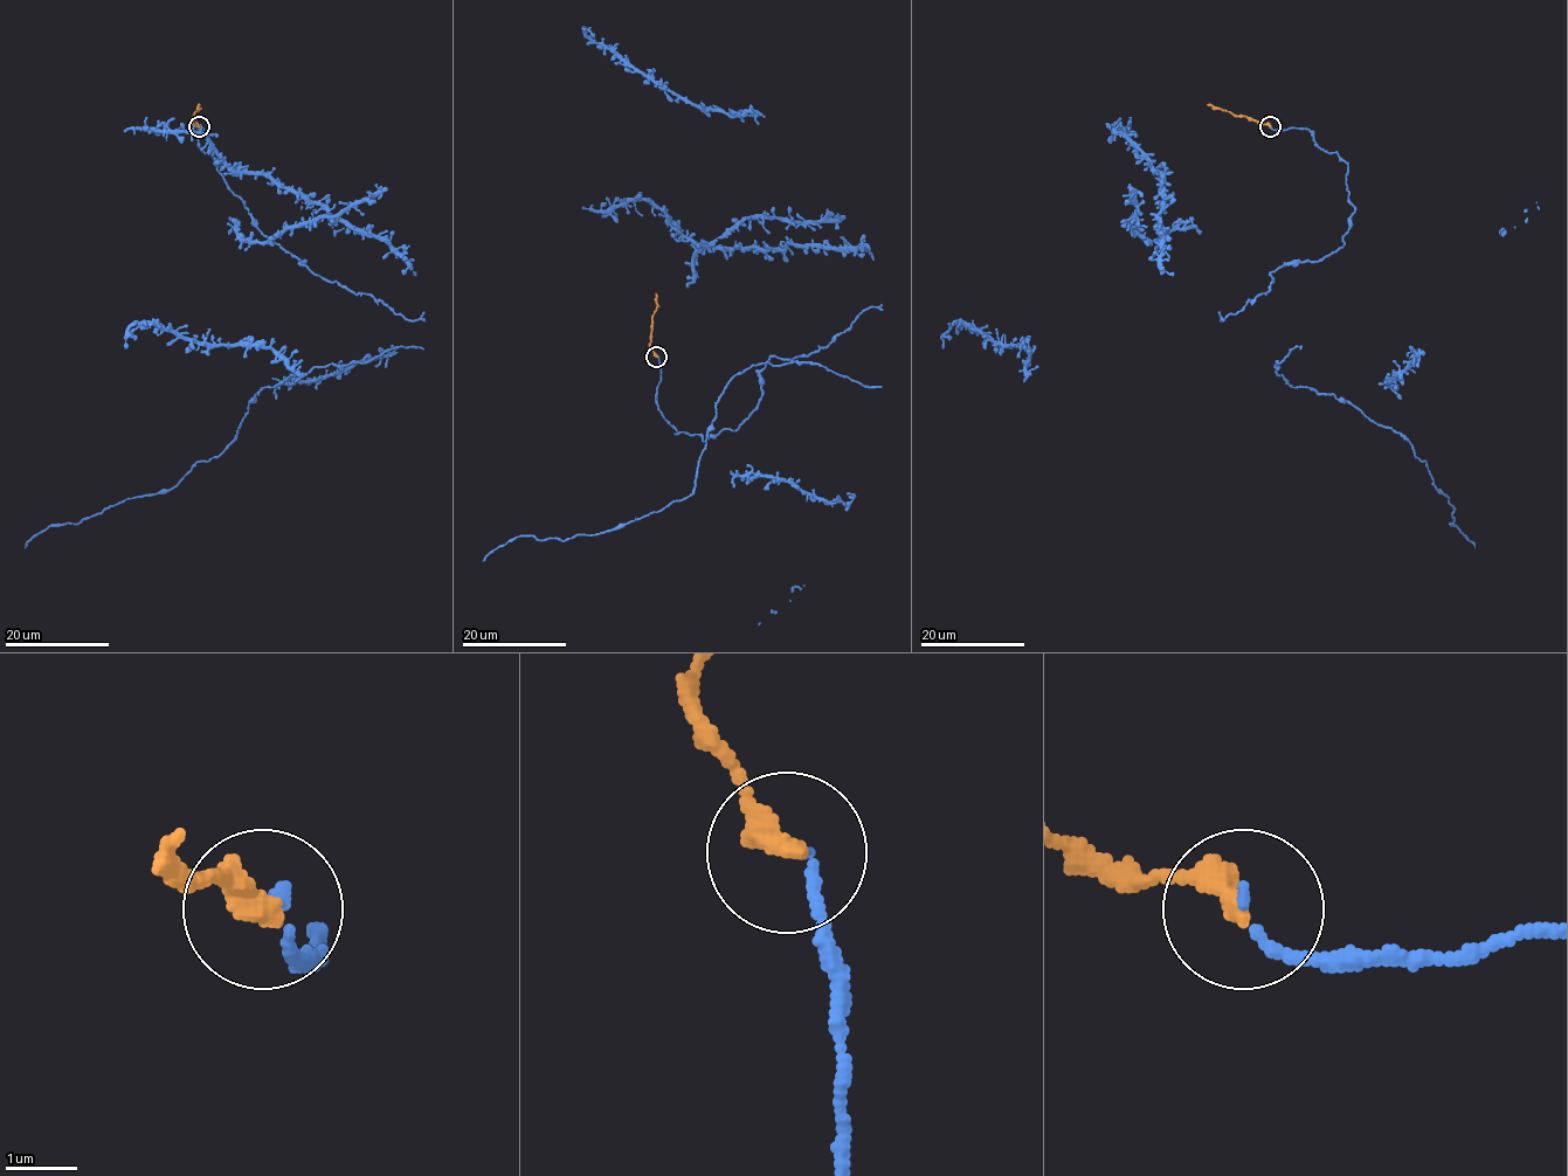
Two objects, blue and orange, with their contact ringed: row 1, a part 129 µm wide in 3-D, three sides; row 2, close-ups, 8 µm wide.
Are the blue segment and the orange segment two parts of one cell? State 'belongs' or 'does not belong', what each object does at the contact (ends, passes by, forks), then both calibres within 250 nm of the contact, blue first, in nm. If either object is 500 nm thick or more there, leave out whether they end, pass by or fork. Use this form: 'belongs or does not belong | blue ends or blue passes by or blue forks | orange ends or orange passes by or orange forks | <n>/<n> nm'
belongs | blue ends | orange ends | 130/420 nm

